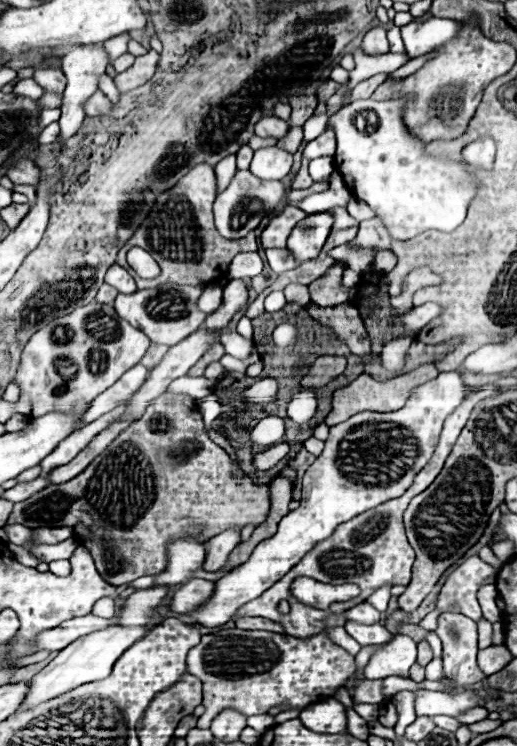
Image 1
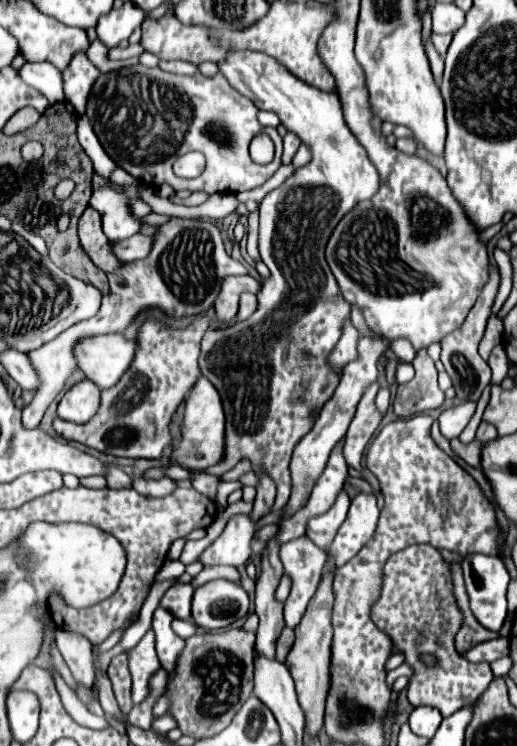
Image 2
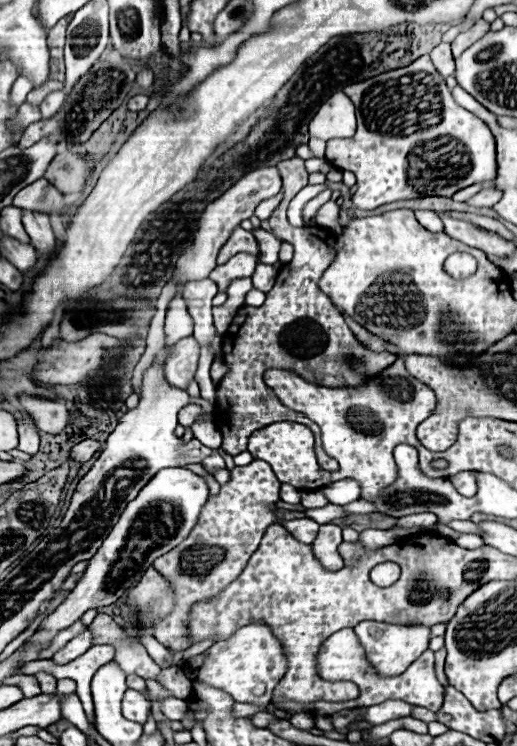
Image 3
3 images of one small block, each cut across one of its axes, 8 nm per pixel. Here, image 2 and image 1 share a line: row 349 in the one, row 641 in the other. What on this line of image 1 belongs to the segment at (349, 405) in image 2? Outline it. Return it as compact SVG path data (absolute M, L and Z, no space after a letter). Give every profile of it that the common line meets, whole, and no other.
M346 622L346 632L360 642L362 646L374 646L374 644L386 644L390 642L392 634L380 624L358 624L358 622Z

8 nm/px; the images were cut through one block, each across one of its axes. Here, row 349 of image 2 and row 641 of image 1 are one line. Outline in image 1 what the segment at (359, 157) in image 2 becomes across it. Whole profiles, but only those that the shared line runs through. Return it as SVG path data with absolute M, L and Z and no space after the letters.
M332 618L324 620L324 630L310 638L294 638L276 632L242 632L238 628L220 630L216 634L202 636L202 642L188 652L188 674L196 676L204 684L204 706L206 712L198 718L198 728L210 728L212 720L226 708L232 708L244 716L264 714L274 706L286 704L290 708L306 708L314 702L322 702L330 698L340 686L344 686L356 672L354 656L348 654L338 644L332 644L328 638L328 630L332 628Z

